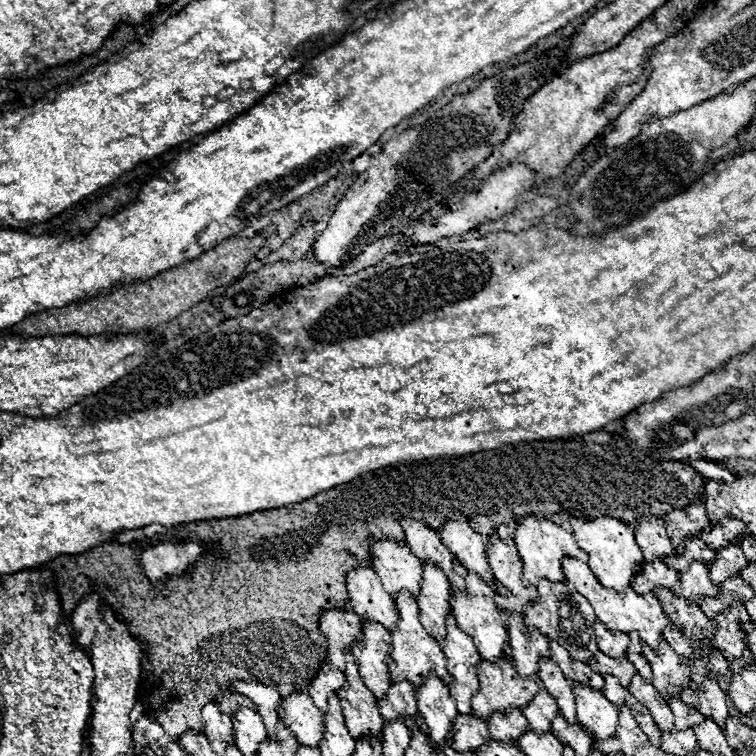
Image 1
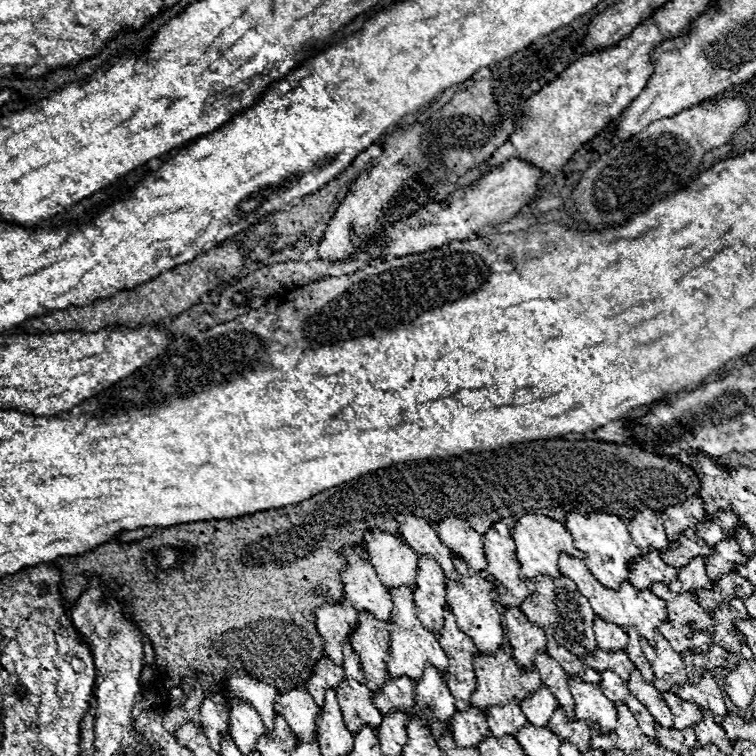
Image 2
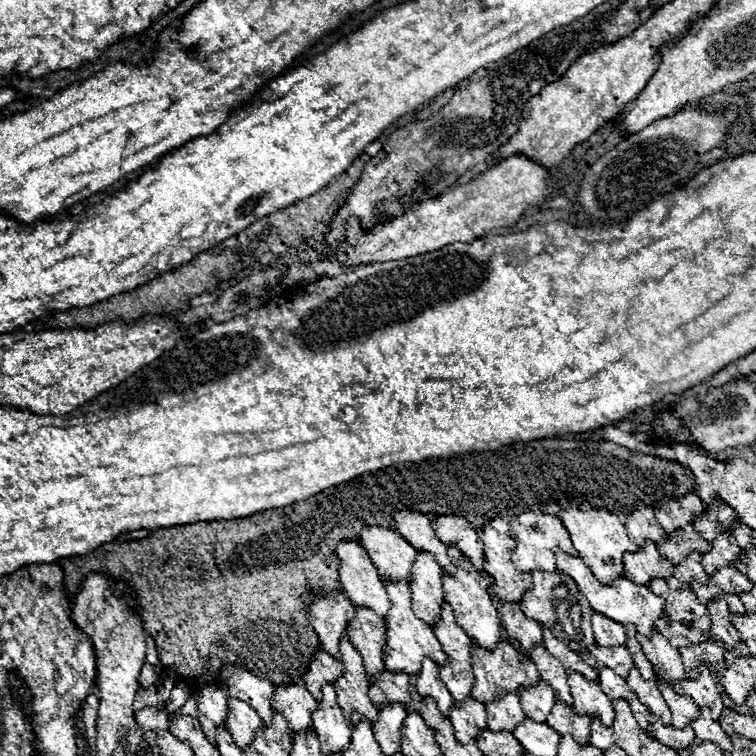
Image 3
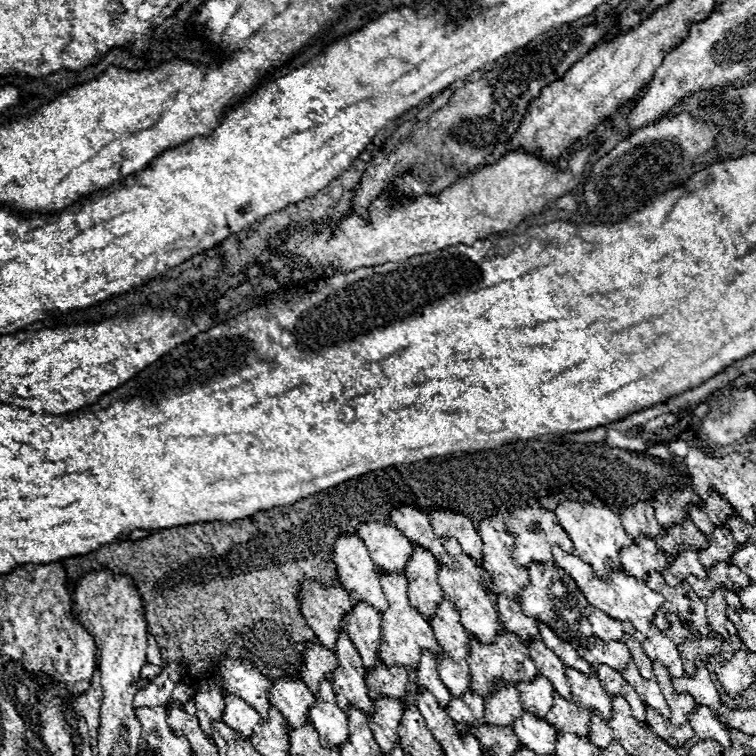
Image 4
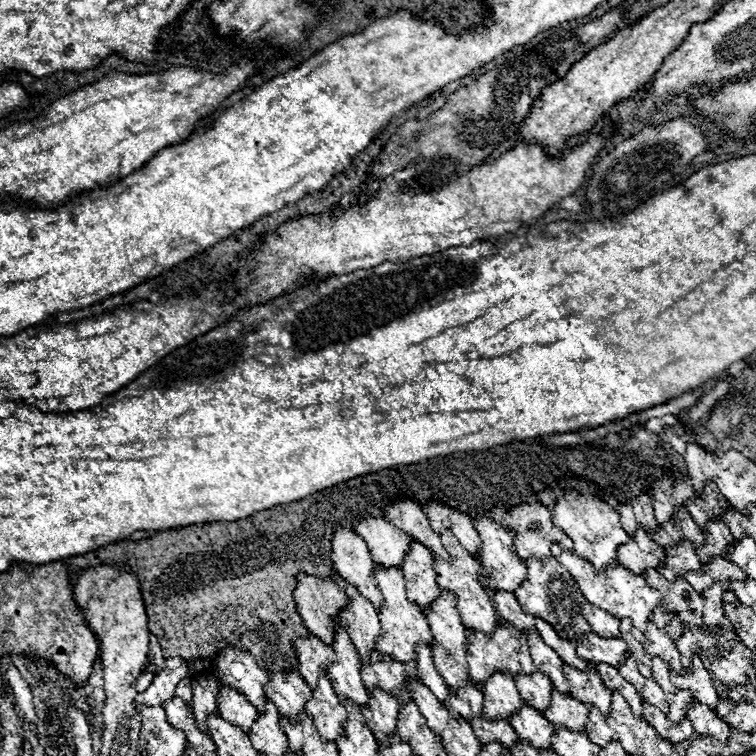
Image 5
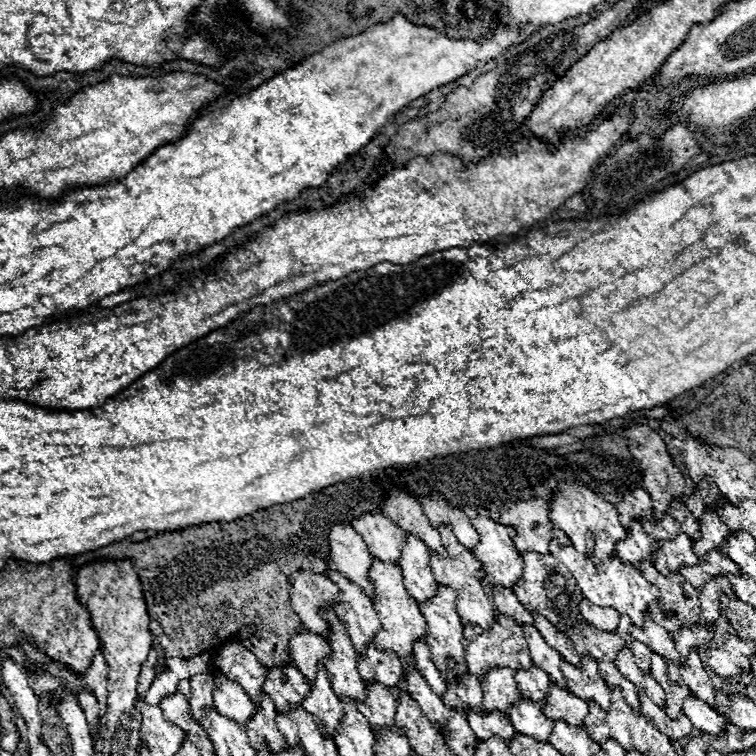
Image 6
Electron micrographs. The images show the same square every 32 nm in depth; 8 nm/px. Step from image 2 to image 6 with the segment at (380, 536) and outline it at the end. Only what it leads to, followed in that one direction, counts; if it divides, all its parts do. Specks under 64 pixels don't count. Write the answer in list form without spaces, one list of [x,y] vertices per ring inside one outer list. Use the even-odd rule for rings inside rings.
[[[366,514],[354,520],[354,530],[364,538],[370,556],[380,562],[398,564],[406,532],[390,522],[384,514]]]

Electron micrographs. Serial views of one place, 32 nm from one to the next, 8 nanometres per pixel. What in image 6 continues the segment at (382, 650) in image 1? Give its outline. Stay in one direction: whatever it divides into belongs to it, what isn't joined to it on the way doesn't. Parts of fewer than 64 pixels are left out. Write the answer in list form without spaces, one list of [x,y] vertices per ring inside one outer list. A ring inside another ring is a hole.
[[[330,570],[328,576],[330,576],[330,580],[334,580],[338,584],[340,592],[342,592],[342,604],[336,606],[336,616],[348,630],[354,648],[360,654],[364,654],[366,646],[372,644],[372,640],[380,628],[380,620],[374,610],[374,604],[368,596],[364,596],[360,592],[360,588],[356,584],[348,582],[338,570]]]

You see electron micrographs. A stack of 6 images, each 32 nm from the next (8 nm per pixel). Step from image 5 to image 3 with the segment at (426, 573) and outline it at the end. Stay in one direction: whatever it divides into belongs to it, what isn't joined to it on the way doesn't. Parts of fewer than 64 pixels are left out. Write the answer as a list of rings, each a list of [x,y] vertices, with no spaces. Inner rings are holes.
[[[418,552],[414,562],[414,584],[412,590],[412,608],[424,624],[432,630],[440,624],[440,612],[444,604],[444,588],[442,588],[442,568],[430,554]]]

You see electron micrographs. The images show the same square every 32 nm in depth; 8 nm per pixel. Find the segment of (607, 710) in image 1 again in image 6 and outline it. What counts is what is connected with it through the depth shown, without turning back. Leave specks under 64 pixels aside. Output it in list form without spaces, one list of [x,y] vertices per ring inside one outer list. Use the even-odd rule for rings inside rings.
[[[582,656],[584,668],[576,668],[572,664],[562,664],[562,674],[570,692],[584,702],[596,702],[602,710],[610,708],[610,688],[602,680],[598,672],[598,664]]]

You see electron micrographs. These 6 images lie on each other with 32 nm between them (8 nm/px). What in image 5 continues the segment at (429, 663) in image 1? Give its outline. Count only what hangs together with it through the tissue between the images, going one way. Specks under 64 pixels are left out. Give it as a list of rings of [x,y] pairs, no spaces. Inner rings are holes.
[[[376,564],[374,576],[378,580],[378,586],[382,590],[384,596],[384,606],[378,608],[380,610],[380,622],[382,622],[382,630],[376,642],[376,650],[382,656],[392,656],[394,660],[408,664],[408,662],[416,662],[418,654],[416,654],[416,646],[432,646],[434,638],[430,634],[430,626],[424,618],[424,614],[420,612],[420,608],[416,604],[412,604],[406,596],[406,580],[402,576],[402,570],[392,570],[392,568],[382,568],[380,564]]]

